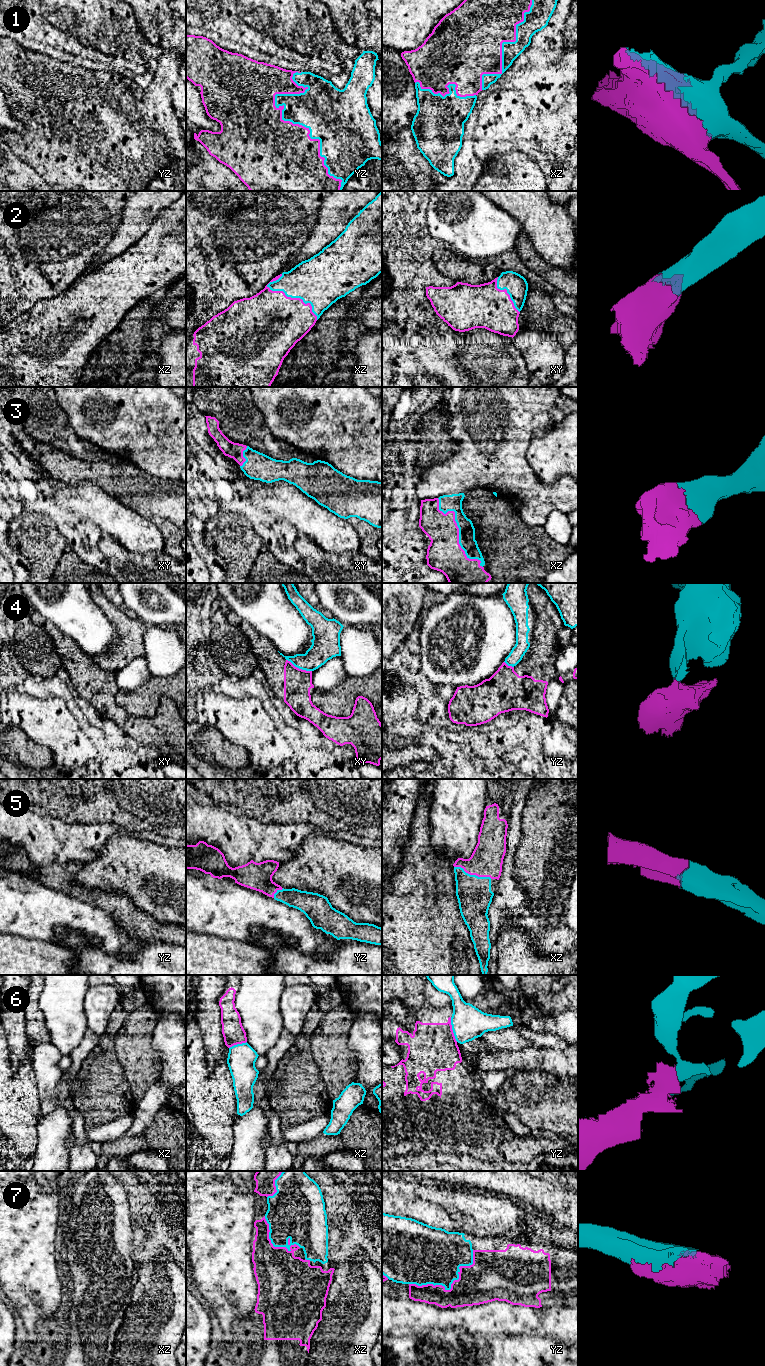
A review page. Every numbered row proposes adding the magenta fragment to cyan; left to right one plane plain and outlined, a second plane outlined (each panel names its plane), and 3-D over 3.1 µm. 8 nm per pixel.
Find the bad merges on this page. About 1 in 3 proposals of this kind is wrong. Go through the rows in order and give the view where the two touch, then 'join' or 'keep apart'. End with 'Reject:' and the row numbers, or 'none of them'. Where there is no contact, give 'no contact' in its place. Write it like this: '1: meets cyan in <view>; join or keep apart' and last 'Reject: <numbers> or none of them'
1: meets cyan in yz; join
2: meets cyan in xz; join
3: meets cyan in xz; join
4: meets cyan in xy; keep apart
5: meets cyan in xz; join
6: meets cyan in yz; keep apart
7: meets cyan in yz; join
Reject: 4, 6

